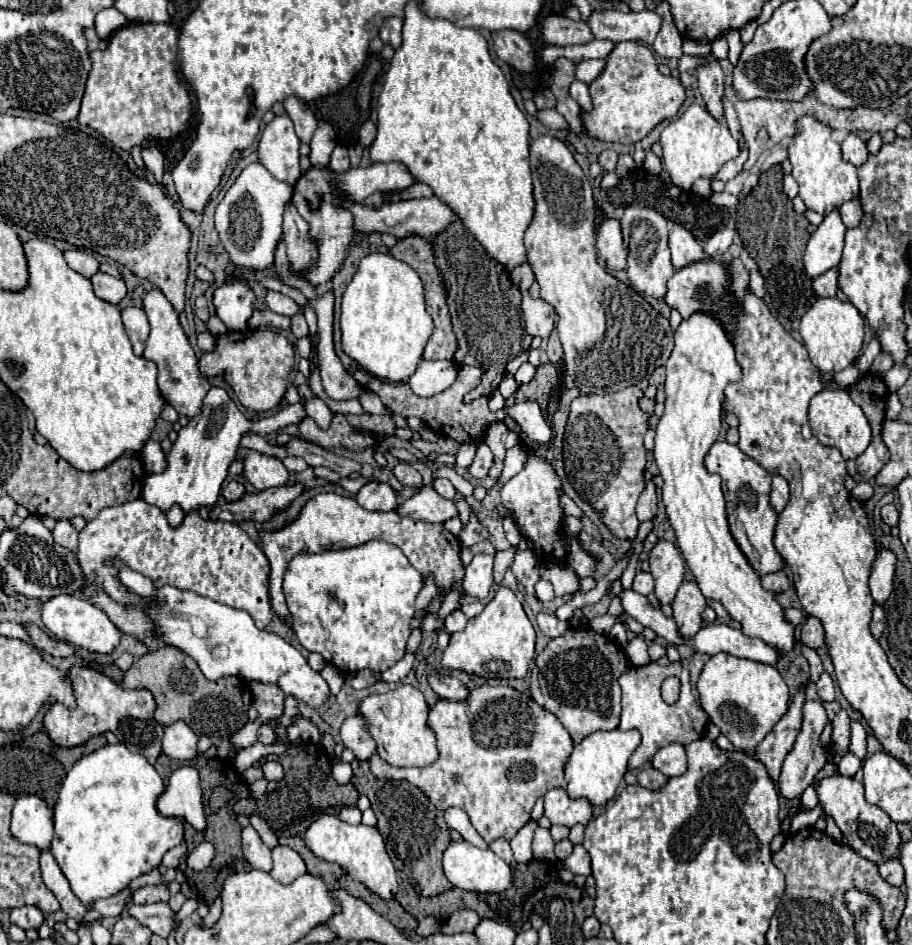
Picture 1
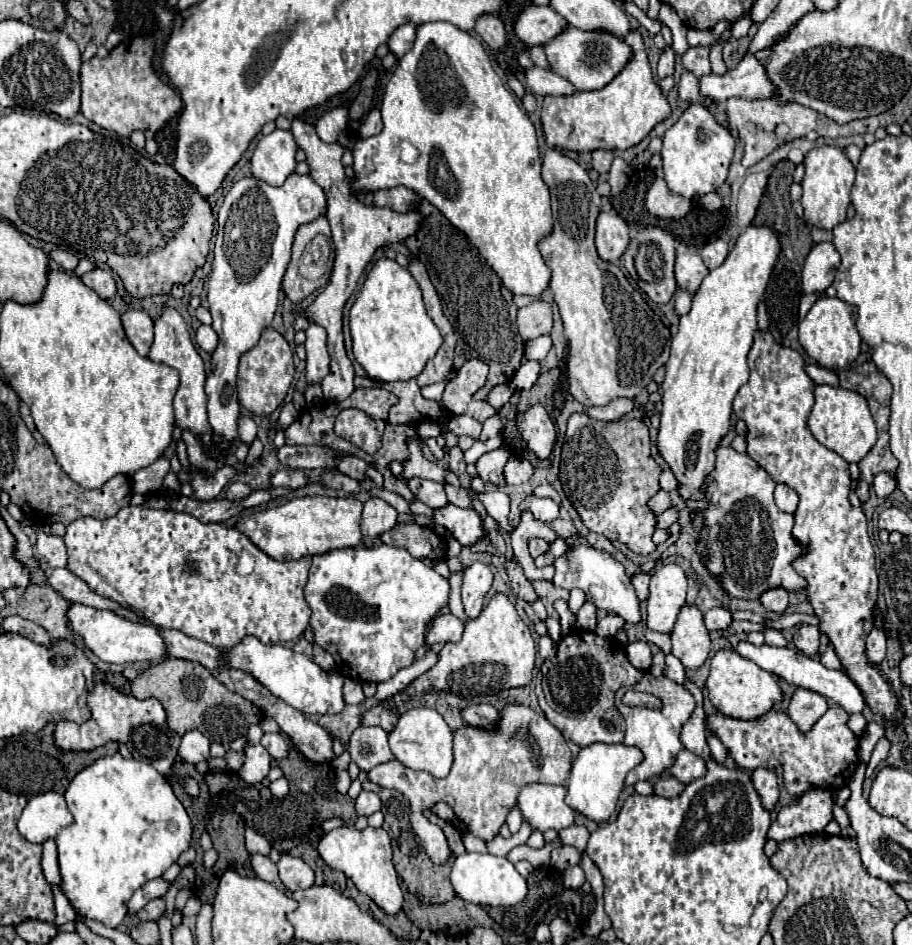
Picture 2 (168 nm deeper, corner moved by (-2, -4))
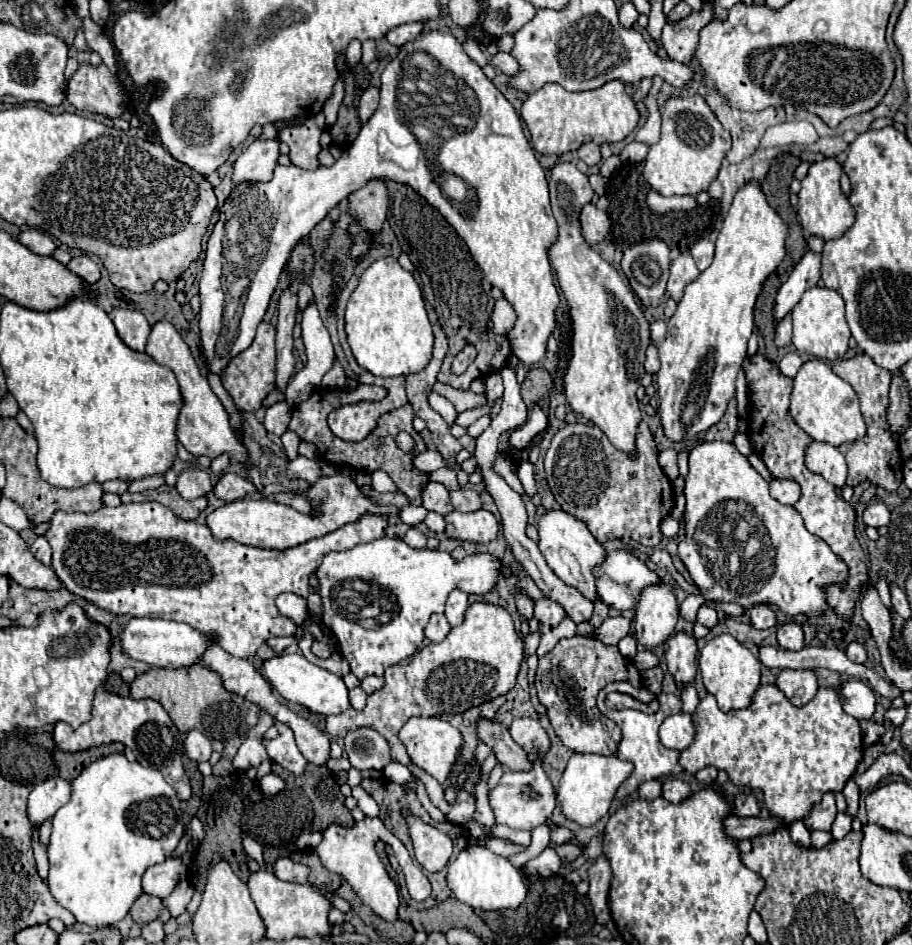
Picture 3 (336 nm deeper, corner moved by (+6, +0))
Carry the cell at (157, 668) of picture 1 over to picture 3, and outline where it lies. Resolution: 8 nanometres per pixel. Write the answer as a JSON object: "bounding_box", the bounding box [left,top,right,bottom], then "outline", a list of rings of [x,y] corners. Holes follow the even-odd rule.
{"bounding_box":[131,664,259,742],"outline":[[[193,664],[193,668],[151,668],[143,674],[139,674],[131,682],[131,698],[153,698],[161,702],[161,706],[167,710],[169,718],[177,726],[179,732],[189,732],[197,728],[201,734],[213,740],[227,742],[235,736],[243,736],[247,730],[251,730],[257,724],[259,718],[259,706],[253,702],[247,702],[245,698],[227,692],[221,684],[221,678],[217,672],[207,670],[201,664]]]}

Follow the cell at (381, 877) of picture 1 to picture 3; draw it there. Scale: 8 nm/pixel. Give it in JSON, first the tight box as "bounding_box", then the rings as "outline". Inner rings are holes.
{"bounding_box":[317,818,399,922],"outline":[[[365,818],[361,822],[355,822],[351,828],[331,824],[323,832],[323,840],[317,846],[317,854],[323,862],[323,866],[341,878],[349,882],[349,886],[355,890],[355,894],[383,920],[393,922],[397,918],[397,908],[399,908],[399,892],[397,884],[389,878],[383,862],[379,860],[379,854],[375,850],[375,842],[383,840],[387,844],[397,844],[399,840],[383,826],[379,818]]]}

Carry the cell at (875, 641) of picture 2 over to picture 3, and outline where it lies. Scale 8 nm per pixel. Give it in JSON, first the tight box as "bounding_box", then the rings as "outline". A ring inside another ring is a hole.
{"bounding_box":[845,642,867,664],"outline":[[[849,642],[849,648],[847,648],[845,654],[847,654],[849,660],[859,662],[859,664],[863,664],[867,660],[867,648],[863,644],[859,644],[859,642]]]}

